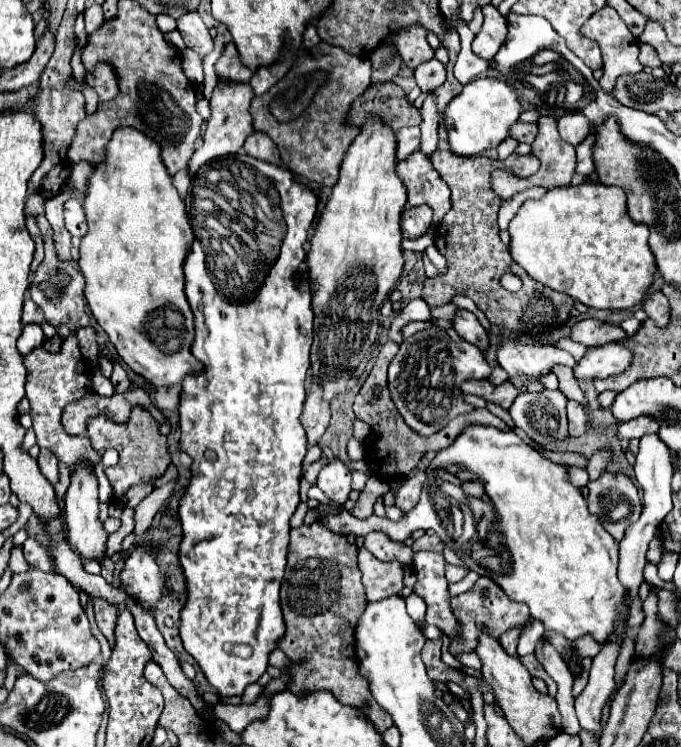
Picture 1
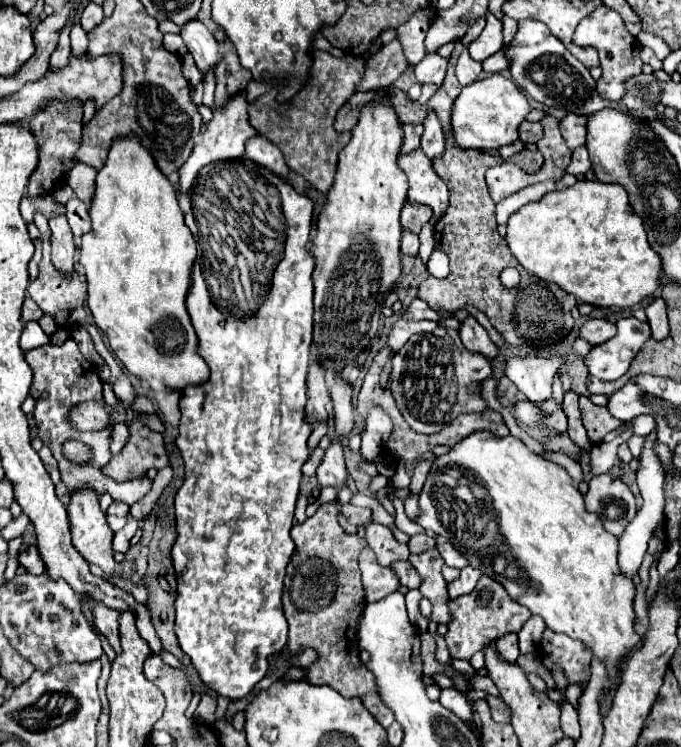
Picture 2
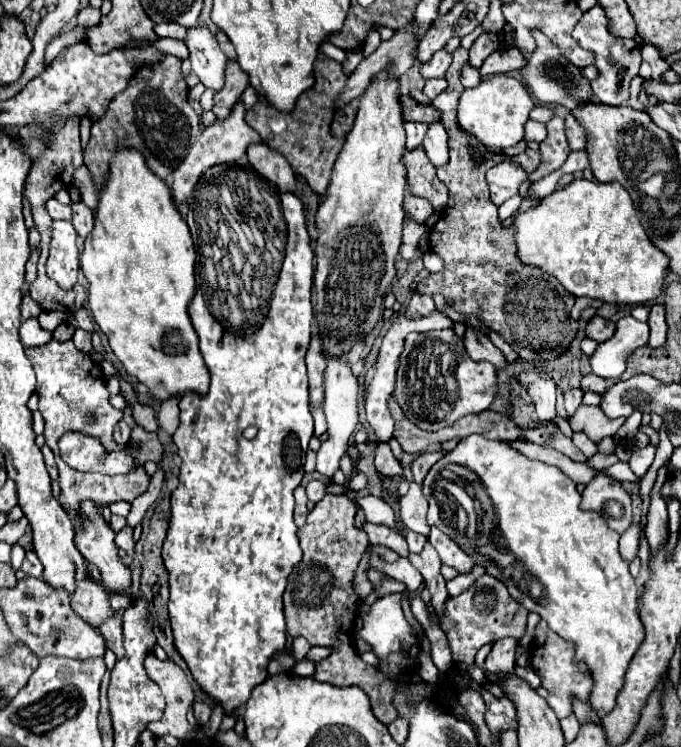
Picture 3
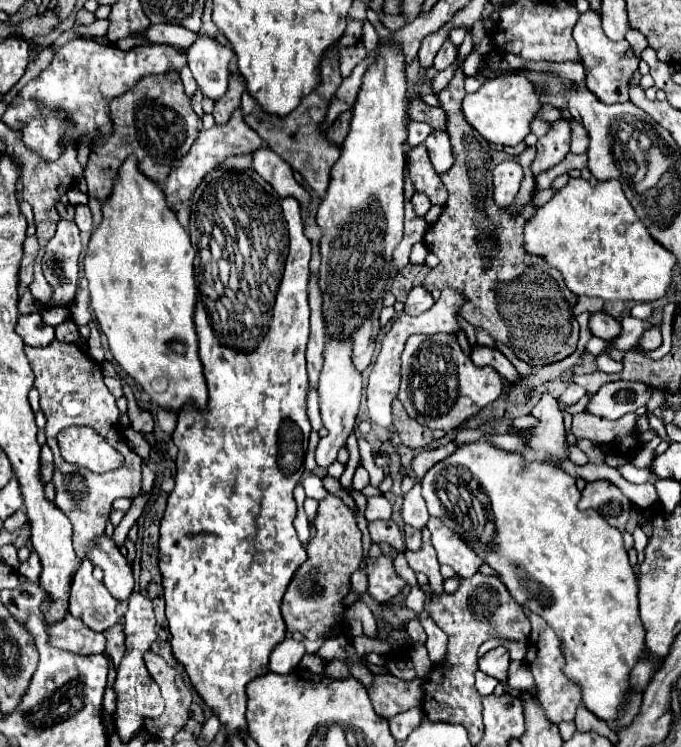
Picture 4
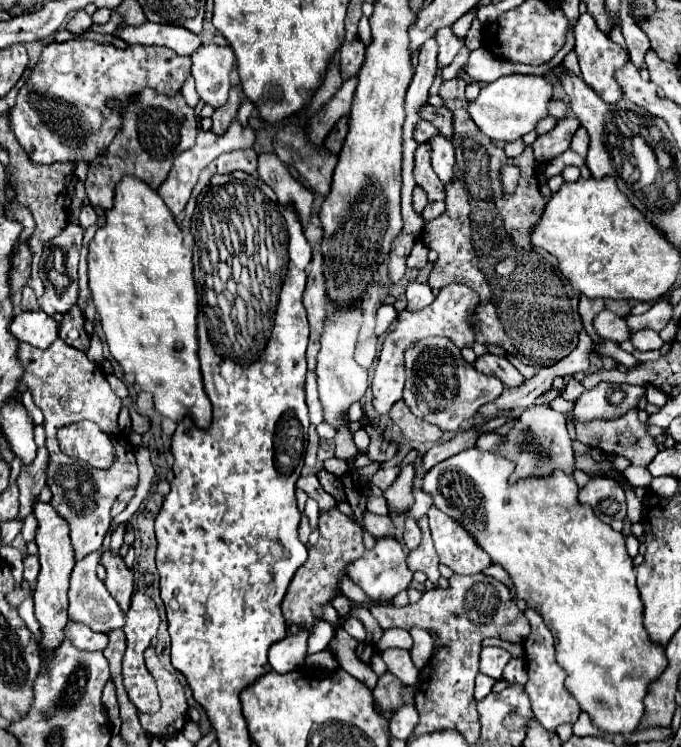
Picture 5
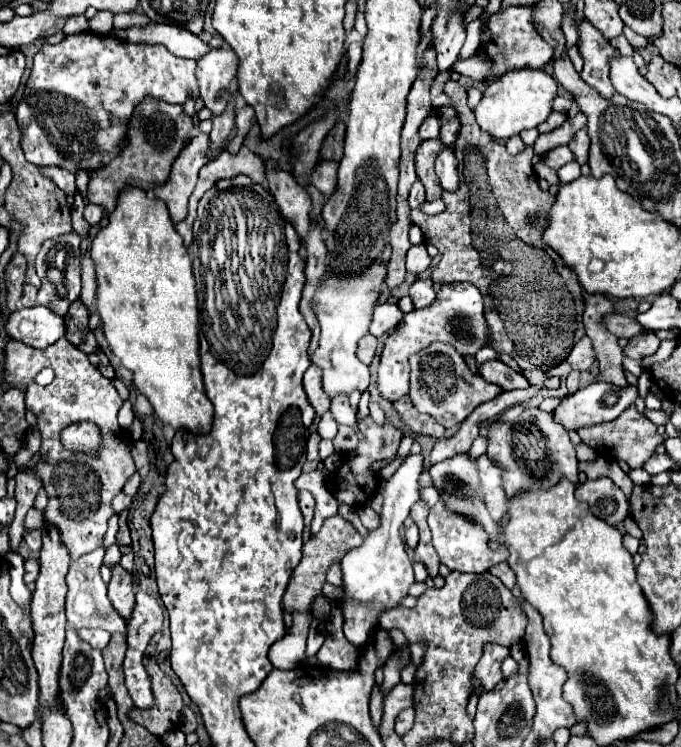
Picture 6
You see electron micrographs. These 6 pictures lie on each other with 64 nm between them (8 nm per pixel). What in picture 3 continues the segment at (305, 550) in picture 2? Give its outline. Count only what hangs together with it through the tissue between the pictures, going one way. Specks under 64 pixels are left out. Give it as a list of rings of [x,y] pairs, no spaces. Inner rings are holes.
[[[340,494],[324,496],[308,514],[306,524],[298,530],[298,540],[304,556],[288,576],[284,592],[284,616],[290,638],[302,636],[314,646],[326,646],[332,650],[328,658],[316,664],[312,678],[338,688],[358,686],[368,694],[376,718],[388,726],[398,716],[396,708],[392,706],[392,682],[374,666],[364,664],[354,646],[356,618],[360,610],[360,596],[354,592],[354,576],[360,558],[368,548],[366,532],[354,526],[356,512],[356,504]]]

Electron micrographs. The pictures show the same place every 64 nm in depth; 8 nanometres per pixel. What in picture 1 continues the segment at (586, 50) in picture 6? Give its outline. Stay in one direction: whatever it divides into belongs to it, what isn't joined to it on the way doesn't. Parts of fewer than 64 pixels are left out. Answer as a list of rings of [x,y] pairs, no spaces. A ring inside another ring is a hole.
[[[606,6],[602,8],[600,12],[596,12],[584,26],[582,26],[582,34],[596,40],[602,48],[602,60],[604,60],[604,76],[600,80],[600,86],[606,90],[606,92],[612,92],[614,88],[614,82],[618,76],[622,74],[636,74],[642,70],[642,64],[638,62],[638,38],[634,38],[626,24],[622,22],[622,18],[616,14],[614,8]]]

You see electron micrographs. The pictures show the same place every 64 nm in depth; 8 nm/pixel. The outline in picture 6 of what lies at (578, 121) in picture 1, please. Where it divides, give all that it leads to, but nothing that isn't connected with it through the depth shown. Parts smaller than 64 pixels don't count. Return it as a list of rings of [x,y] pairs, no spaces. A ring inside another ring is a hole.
[[[582,128],[582,130],[578,130],[578,132],[576,132],[576,136],[570,140],[568,148],[574,152],[574,156],[576,156],[576,162],[580,162],[580,164],[586,164],[586,162],[588,162],[590,138],[588,138],[588,132],[586,132],[586,128]]]

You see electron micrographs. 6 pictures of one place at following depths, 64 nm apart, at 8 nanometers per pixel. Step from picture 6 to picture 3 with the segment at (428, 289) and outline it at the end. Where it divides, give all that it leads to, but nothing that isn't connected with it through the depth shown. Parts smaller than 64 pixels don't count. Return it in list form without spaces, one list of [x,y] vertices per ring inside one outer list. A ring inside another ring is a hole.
[[[418,292],[412,296],[412,300],[408,302],[408,308],[406,308],[406,314],[408,318],[420,318],[420,316],[428,316],[428,312],[434,312],[436,306],[434,306],[434,300],[430,296],[420,296]]]

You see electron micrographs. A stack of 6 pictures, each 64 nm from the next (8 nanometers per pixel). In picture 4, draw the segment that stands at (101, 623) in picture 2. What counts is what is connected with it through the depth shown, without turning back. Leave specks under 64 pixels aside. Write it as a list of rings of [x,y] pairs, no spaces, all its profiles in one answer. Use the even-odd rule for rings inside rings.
[[[114,624],[112,628],[106,628],[104,636],[106,636],[106,654],[112,658],[114,666],[118,666],[122,656],[124,656],[124,632],[122,632],[122,624]]]

